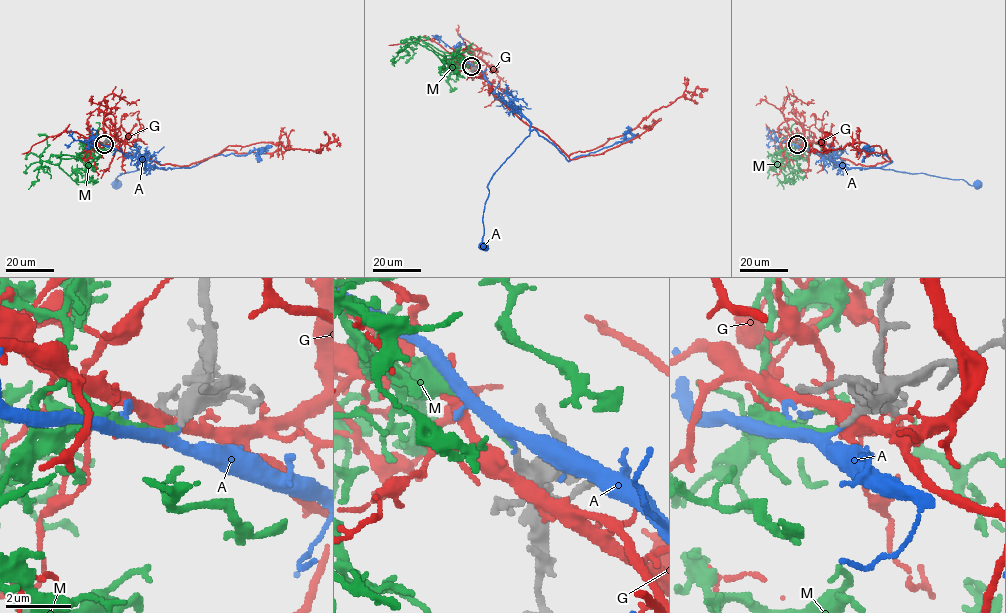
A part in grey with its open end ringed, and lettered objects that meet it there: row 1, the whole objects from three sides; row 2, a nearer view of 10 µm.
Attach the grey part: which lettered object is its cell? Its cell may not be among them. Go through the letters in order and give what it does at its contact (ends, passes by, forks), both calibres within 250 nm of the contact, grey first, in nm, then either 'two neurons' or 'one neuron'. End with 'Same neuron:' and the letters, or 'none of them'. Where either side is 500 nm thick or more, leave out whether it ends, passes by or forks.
A: it passes by | 280/180 nm | two neurons
G: it forks | 440/400 nm | two neurons
M: it ends | 260/180 nm | one neuron
Same neuron: M

